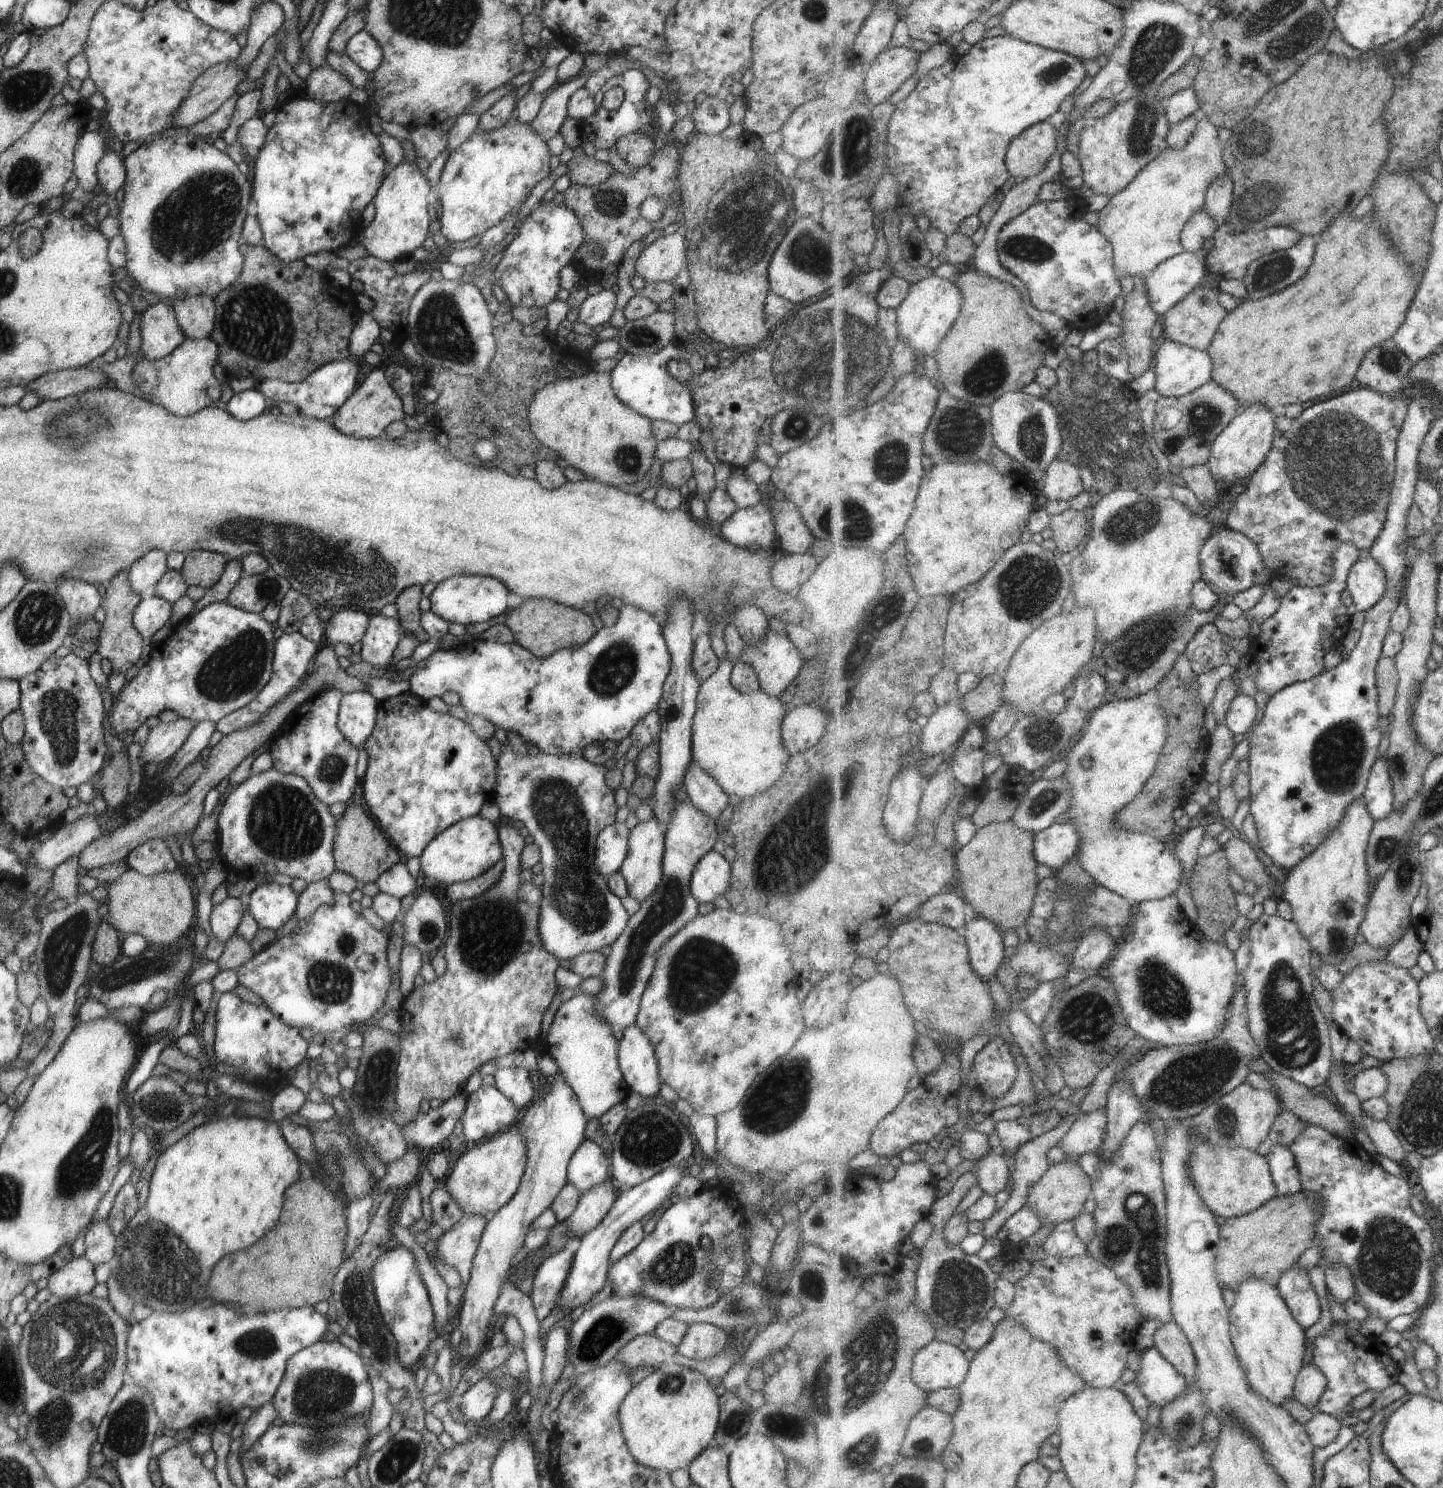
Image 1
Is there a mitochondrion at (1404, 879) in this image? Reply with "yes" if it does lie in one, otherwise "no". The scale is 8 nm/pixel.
yes

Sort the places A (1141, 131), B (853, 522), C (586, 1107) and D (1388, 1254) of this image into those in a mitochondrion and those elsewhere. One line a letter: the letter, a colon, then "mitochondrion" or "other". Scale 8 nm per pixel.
A: mitochondrion
B: mitochondrion
C: other
D: mitochondrion

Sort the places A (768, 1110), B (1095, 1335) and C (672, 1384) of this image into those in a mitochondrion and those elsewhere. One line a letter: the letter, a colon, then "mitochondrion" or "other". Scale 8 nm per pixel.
A: mitochondrion
B: other
C: mitochondrion

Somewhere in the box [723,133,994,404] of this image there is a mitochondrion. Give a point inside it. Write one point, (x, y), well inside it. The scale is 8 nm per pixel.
(808, 253)

